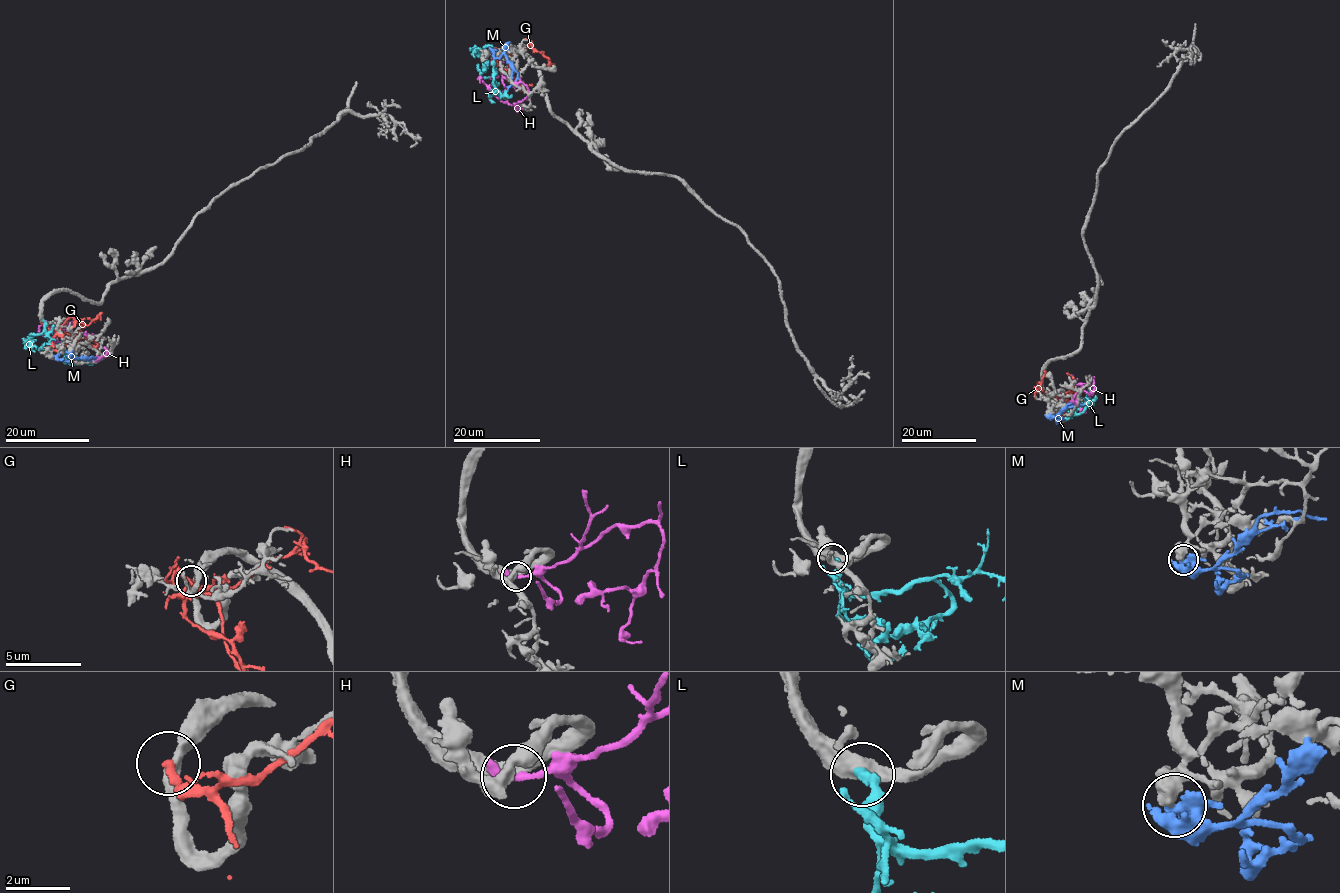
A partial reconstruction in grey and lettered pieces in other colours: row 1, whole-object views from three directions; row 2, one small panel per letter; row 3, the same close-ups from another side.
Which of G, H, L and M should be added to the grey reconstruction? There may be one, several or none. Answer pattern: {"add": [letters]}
{"add": ["L"]}

